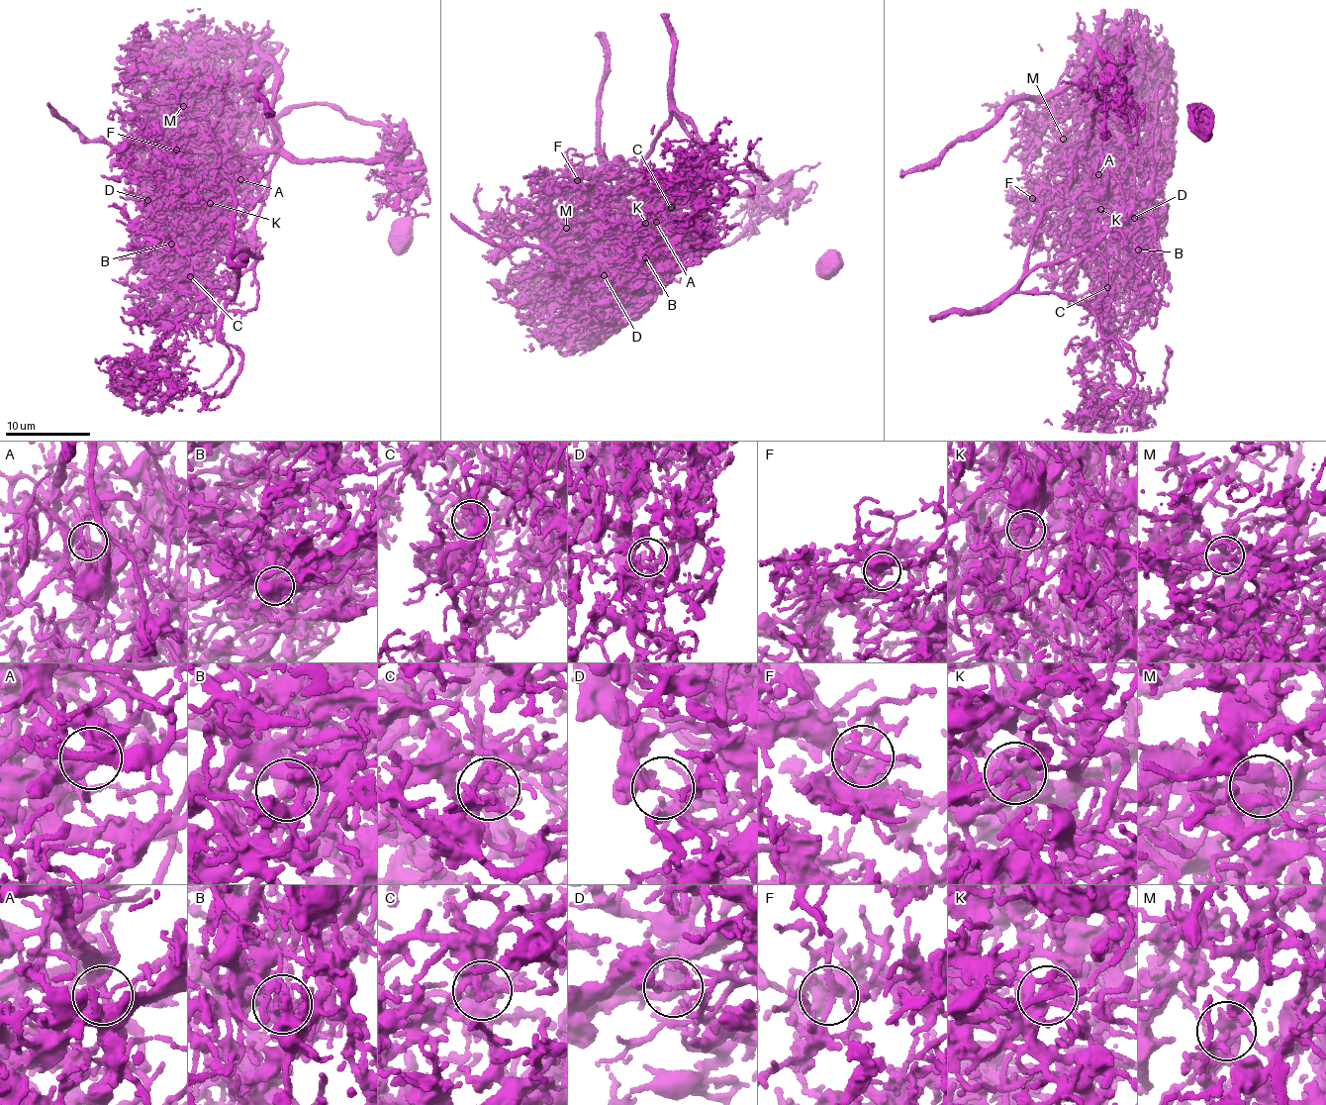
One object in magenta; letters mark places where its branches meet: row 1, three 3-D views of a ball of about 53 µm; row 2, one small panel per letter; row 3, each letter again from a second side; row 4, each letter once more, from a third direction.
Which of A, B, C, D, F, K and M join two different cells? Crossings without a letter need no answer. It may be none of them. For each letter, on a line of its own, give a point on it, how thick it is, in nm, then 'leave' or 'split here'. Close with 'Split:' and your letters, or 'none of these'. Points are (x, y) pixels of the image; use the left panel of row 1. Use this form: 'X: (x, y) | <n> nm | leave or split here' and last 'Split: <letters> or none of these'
A: (240, 179) | 180 nm | split here
B: (171, 244) | 170 nm | split here
C: (190, 276) | 280 nm | leave
D: (147, 200) | 170 nm | split here
F: (176, 150) | 180 nm | leave
K: (210, 203) | 280 nm | split here
M: (183, 106) | 220 nm | leave
Split: A, B, D, K

